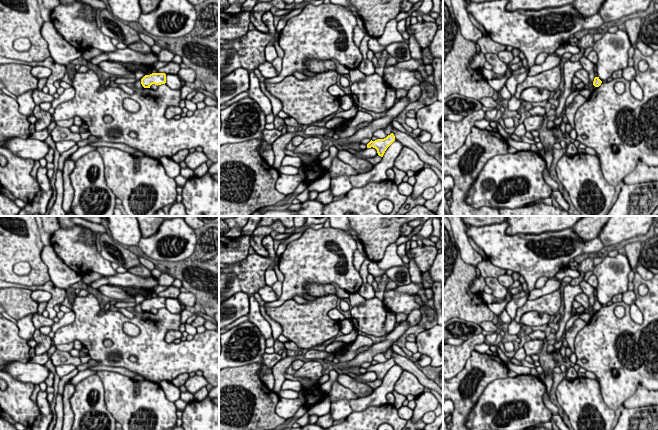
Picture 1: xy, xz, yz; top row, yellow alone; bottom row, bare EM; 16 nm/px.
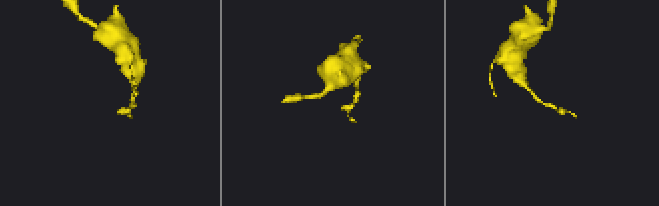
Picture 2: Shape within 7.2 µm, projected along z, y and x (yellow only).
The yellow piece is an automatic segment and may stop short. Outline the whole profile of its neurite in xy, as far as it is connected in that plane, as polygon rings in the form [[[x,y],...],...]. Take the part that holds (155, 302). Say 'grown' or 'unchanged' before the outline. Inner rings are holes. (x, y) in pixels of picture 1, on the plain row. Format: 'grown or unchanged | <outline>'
unchanged | [[[152,297],[150,299],[145,299],[141,303],[141,308],[144,312],[150,312],[152,308],[161,309],[166,307],[165,297]]]

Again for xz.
unchanged | [[[391,357],[390,359],[388,359],[386,362],[384,363],[377,363],[375,365],[370,365],[367,368],[367,372],[375,372],[377,374],[377,377],[379,380],[383,381],[385,375],[387,374],[387,372],[395,365],[395,360],[393,357]]]

